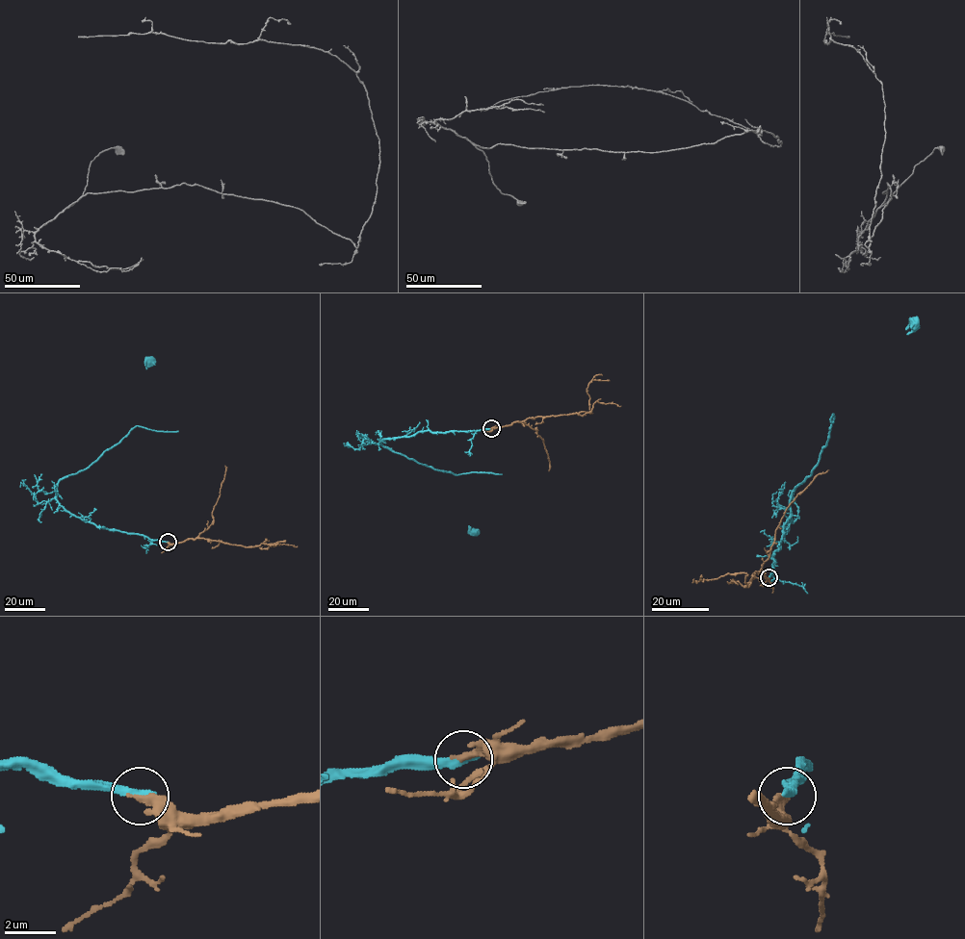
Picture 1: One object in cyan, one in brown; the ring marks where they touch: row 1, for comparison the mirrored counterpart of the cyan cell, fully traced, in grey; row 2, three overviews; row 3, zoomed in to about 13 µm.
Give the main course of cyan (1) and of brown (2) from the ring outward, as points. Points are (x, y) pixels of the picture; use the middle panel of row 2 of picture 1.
1: (491, 428), (420, 431), (408, 436), (385, 438), (379, 444), (434, 469), (460, 474), (470, 533), (473, 534)
2: (491, 428), (529, 418), (589, 413), (588, 383), (592, 380), (609, 380)

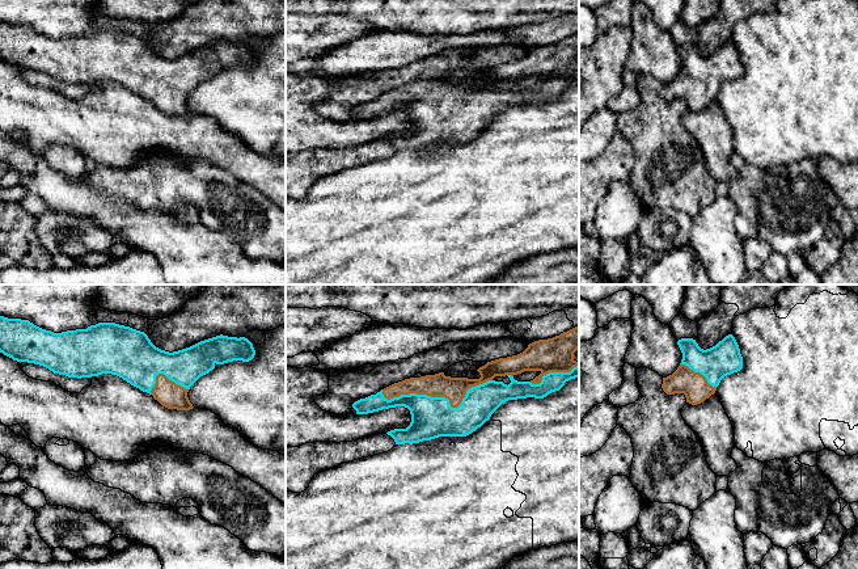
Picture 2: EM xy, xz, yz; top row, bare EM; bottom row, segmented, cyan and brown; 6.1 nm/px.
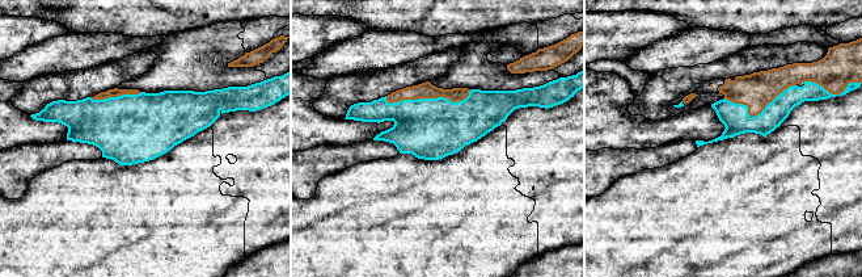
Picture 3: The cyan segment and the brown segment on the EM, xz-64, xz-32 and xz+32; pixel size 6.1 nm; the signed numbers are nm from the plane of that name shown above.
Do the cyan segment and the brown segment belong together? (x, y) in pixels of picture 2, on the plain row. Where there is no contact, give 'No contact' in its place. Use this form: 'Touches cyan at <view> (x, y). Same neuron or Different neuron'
Touches cyan at xz (440, 104). Same neuron

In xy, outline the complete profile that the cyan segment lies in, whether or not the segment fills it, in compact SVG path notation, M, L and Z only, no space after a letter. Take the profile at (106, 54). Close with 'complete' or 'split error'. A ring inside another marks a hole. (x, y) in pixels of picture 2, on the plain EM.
M0 22L0 59L17 68L43 72L54 80L68 84L92 84L111 80L153 102L162 113L190 117L190 93L203 81L233 67L249 68L254 64L253 50L245 43L216 42L178 58L156 54L144 38L115 29L98 29L86 35L54 39L29 26Z; split error

